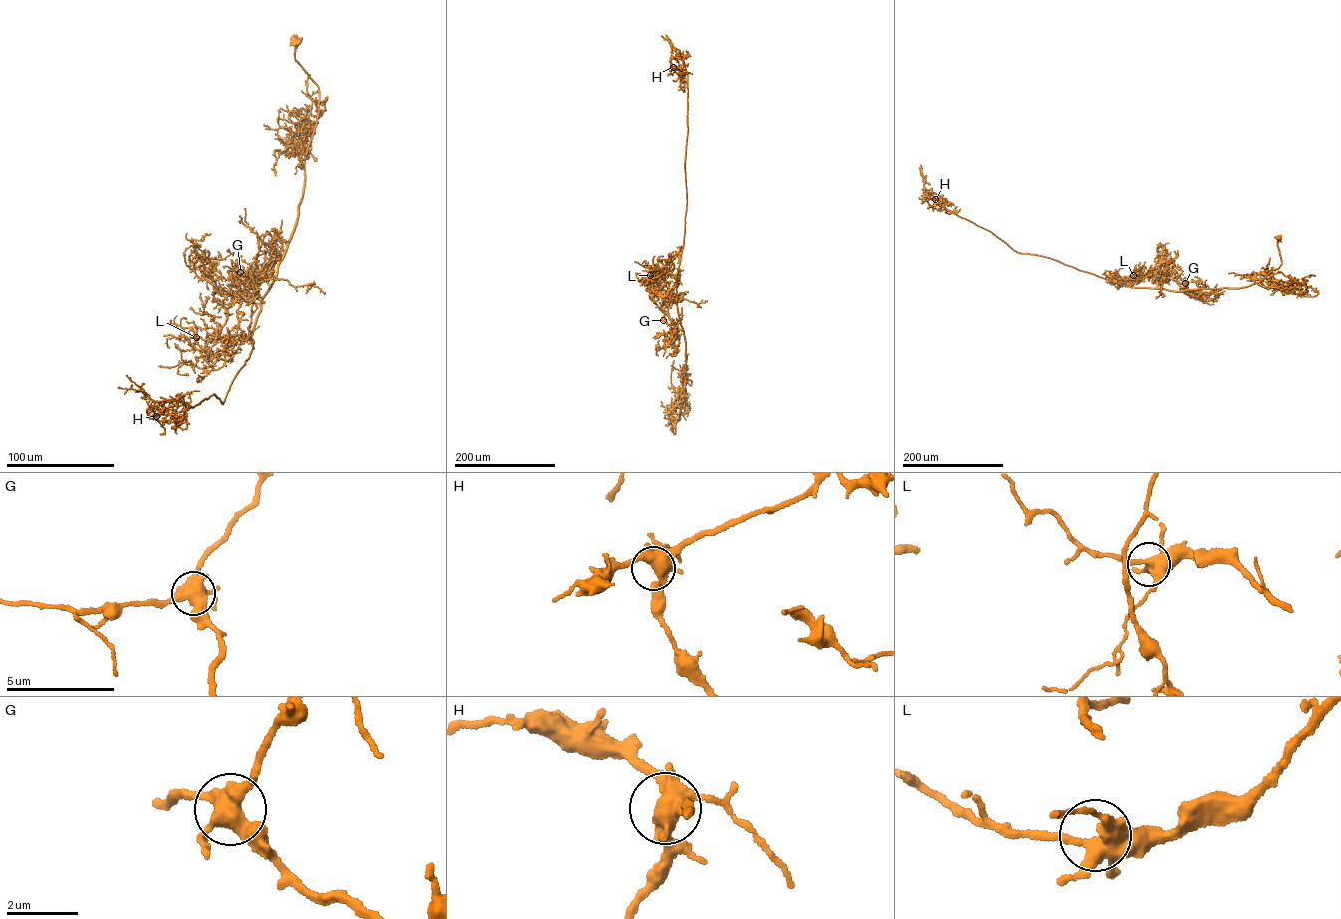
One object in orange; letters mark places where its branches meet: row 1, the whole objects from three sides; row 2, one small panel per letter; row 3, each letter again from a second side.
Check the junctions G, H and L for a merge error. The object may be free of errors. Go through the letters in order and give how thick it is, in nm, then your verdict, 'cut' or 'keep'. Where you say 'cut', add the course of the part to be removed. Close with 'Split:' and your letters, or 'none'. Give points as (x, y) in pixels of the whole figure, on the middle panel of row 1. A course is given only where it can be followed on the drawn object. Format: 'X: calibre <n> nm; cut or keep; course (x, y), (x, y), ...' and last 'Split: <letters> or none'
G: calibre 550 nm; keep
H: calibre 480 nm; keep
L: calibre 440 nm; keep
Split: none

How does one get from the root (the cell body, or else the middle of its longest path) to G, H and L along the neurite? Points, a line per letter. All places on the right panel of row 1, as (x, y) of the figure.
G: (1278, 238), (1281, 265), (1258, 282), (1237, 288), (1187, 293), (1185, 283)
H: (1278, 238), (1281, 265), (1248, 286), (1181, 291), (1130, 287), (1049, 258), (1016, 252), (935, 199)
L: (1278, 238), (1281, 265), (1258, 282), (1247, 286), (1180, 291), (1123, 285), (1127, 278), (1133, 275)

